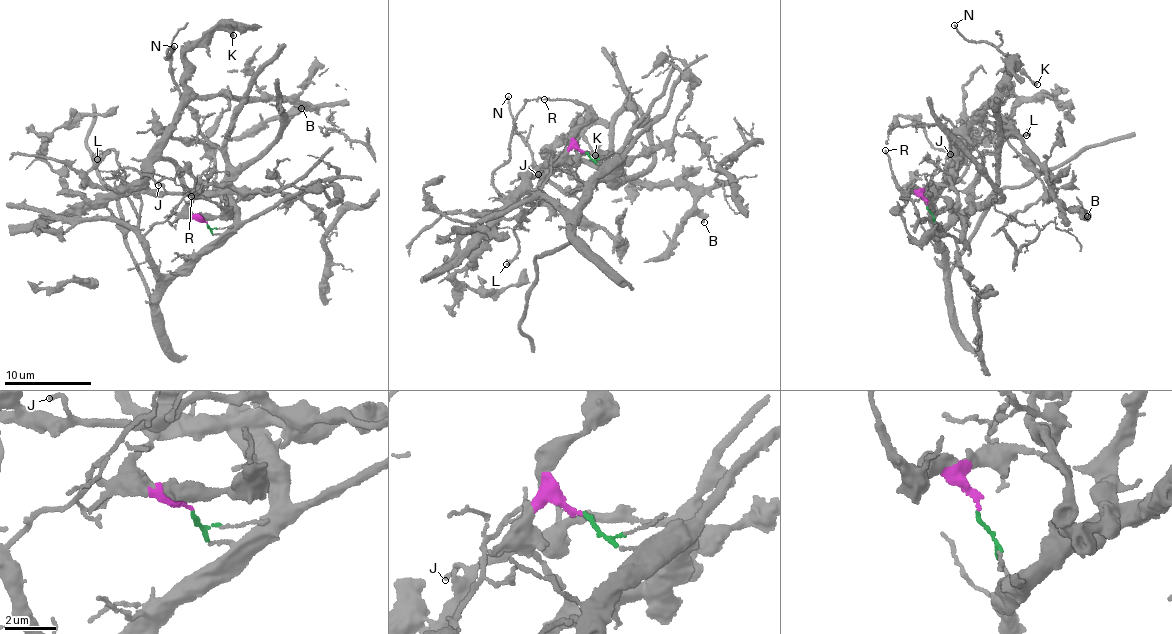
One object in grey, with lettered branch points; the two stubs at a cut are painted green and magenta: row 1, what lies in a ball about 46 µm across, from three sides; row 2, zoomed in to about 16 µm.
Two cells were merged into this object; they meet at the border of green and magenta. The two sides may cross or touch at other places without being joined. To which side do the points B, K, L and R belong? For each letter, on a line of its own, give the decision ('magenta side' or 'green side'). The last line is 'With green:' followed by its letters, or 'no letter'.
B: magenta side
K: magenta side
L: green side
R: magenta side
With green: L

